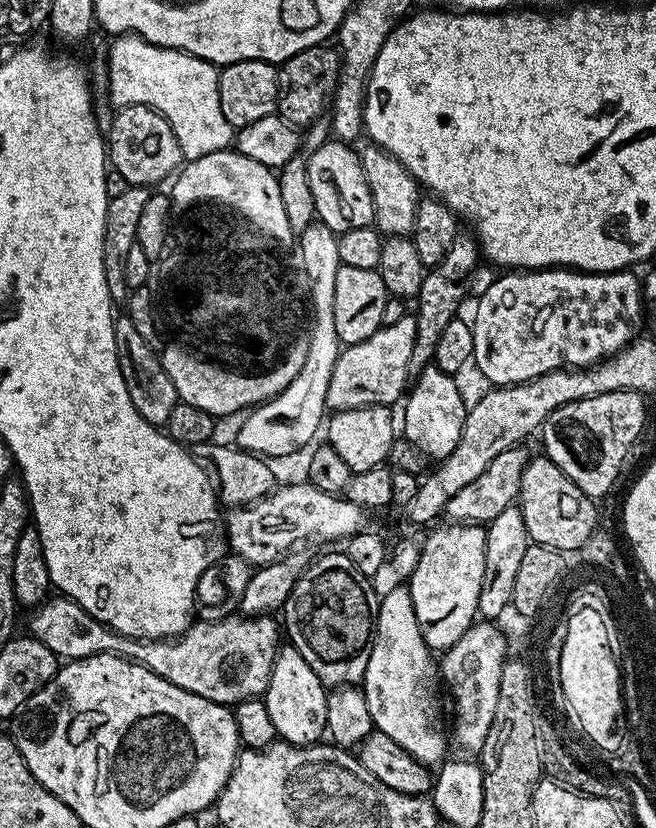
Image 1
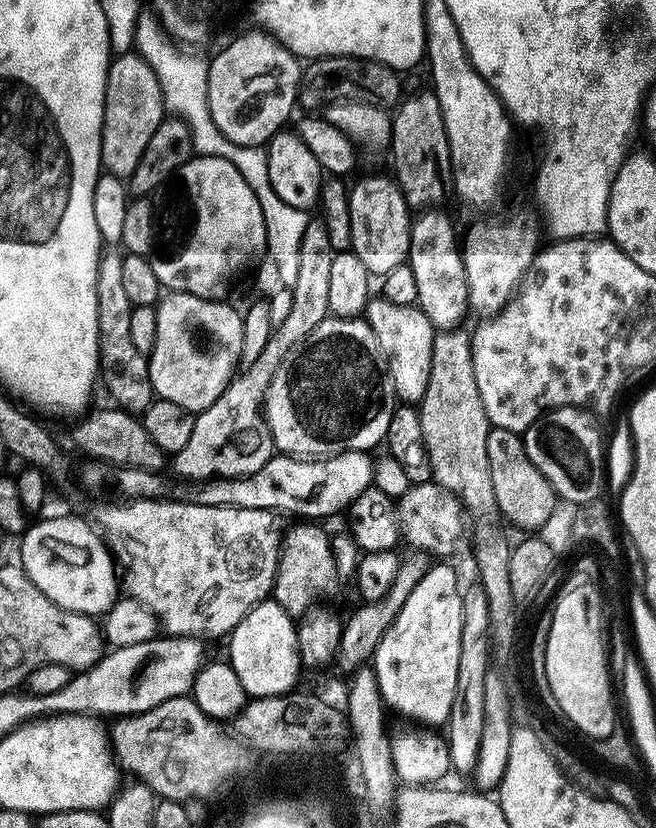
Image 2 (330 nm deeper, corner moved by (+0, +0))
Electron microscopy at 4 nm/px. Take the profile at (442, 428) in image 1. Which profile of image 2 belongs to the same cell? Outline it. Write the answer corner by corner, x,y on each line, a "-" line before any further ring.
383,298
369,299
366,319
388,358
388,369
396,387
396,395
404,402
419,402
429,395
430,366
432,365
432,323
416,306
398,306

